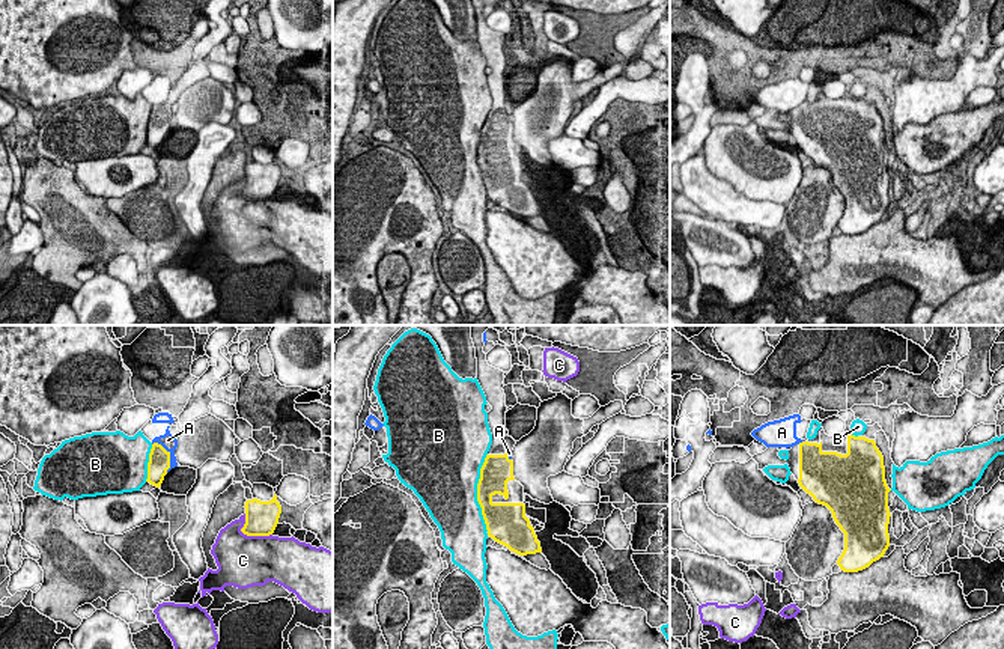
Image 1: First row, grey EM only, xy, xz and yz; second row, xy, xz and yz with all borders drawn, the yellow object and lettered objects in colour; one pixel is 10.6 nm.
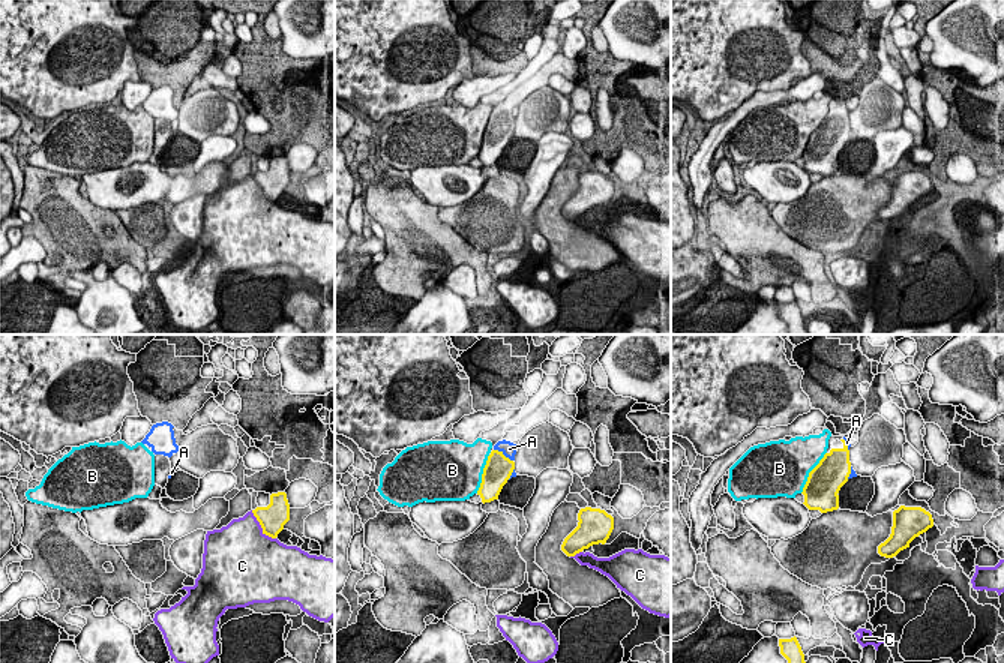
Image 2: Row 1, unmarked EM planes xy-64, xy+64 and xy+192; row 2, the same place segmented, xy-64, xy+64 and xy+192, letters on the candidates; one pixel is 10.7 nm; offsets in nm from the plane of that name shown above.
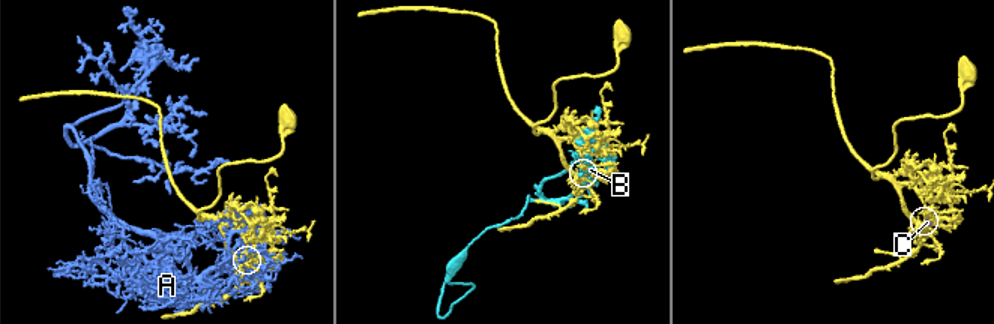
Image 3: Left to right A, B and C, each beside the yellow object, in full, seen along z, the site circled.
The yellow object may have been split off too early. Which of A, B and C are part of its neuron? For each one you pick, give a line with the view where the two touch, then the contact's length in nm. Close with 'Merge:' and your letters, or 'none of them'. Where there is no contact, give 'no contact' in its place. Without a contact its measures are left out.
Merge: none of them

